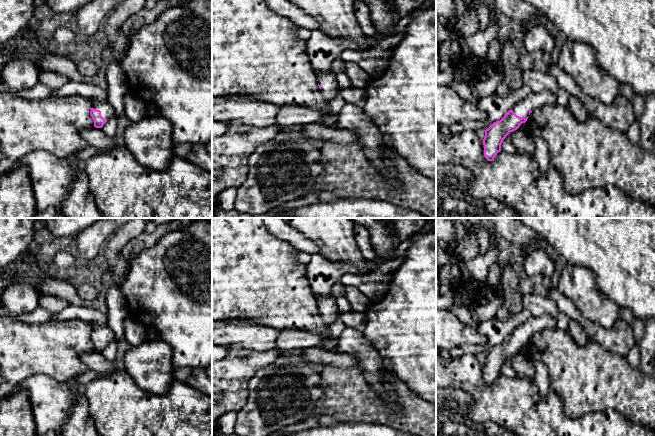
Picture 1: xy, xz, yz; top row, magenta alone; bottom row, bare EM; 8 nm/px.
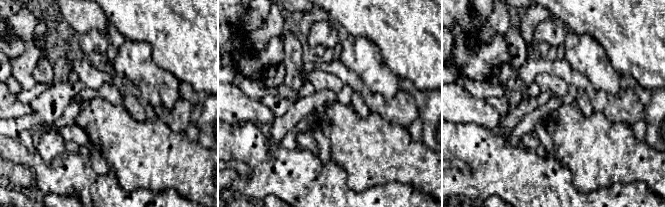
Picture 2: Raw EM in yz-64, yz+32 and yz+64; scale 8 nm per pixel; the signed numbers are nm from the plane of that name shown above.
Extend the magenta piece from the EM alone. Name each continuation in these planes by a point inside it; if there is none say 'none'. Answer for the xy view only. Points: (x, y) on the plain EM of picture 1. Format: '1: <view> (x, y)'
1: xy (107, 335)

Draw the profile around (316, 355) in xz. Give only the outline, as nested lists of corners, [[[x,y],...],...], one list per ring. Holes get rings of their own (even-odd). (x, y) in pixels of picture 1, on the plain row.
[[[320,346],[297,351],[297,354],[305,361],[317,365],[320,368],[325,366],[354,368],[358,365],[355,356],[343,352],[329,351]]]

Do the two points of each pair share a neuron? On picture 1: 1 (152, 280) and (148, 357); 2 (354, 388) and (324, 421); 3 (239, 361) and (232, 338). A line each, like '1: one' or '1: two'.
1: two
2: two
3: two

